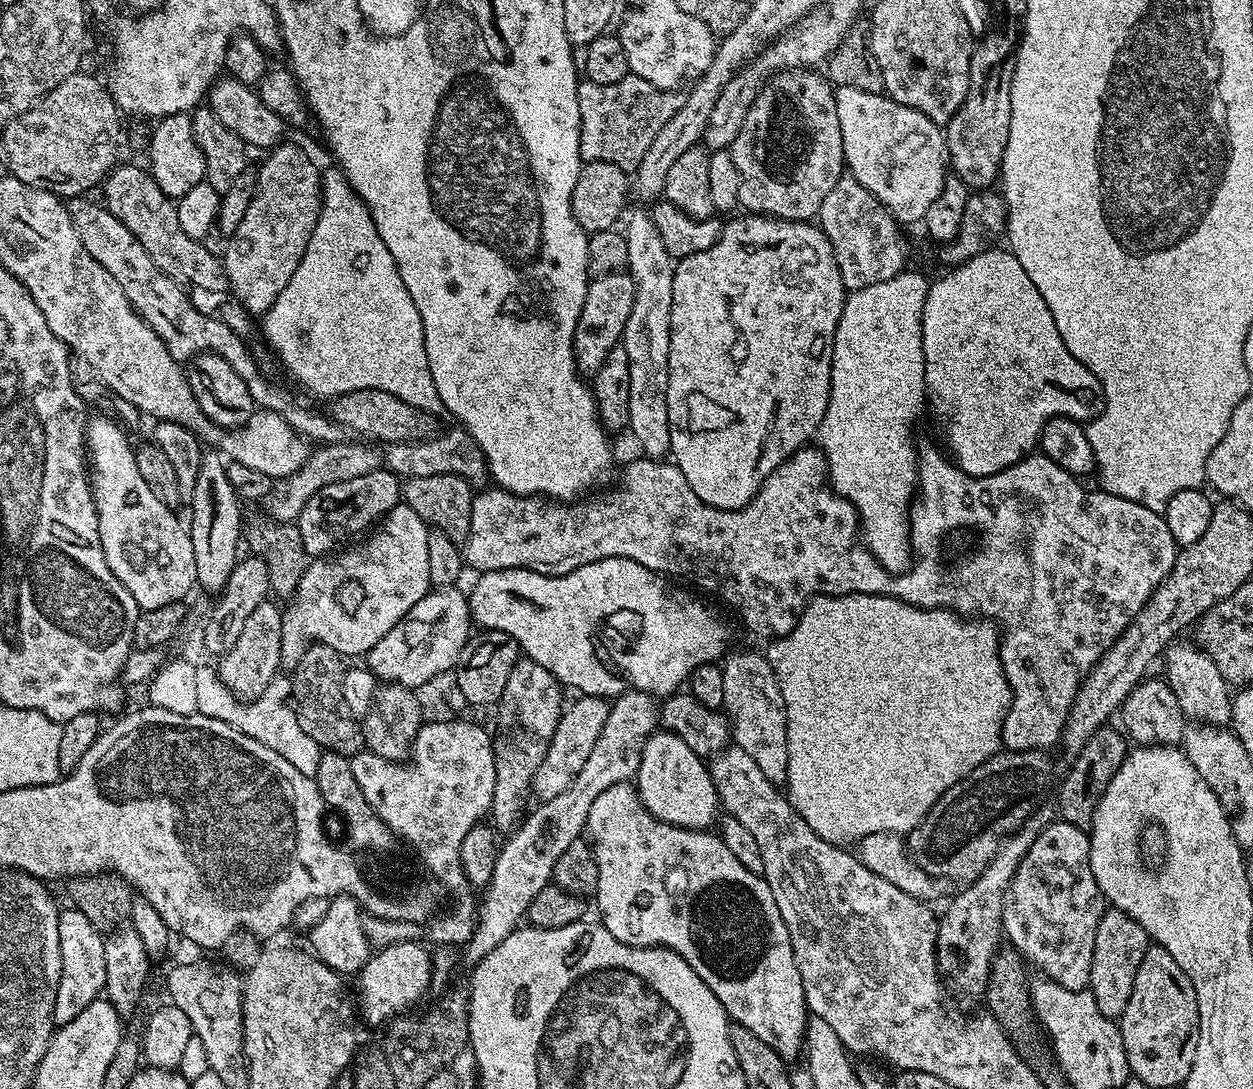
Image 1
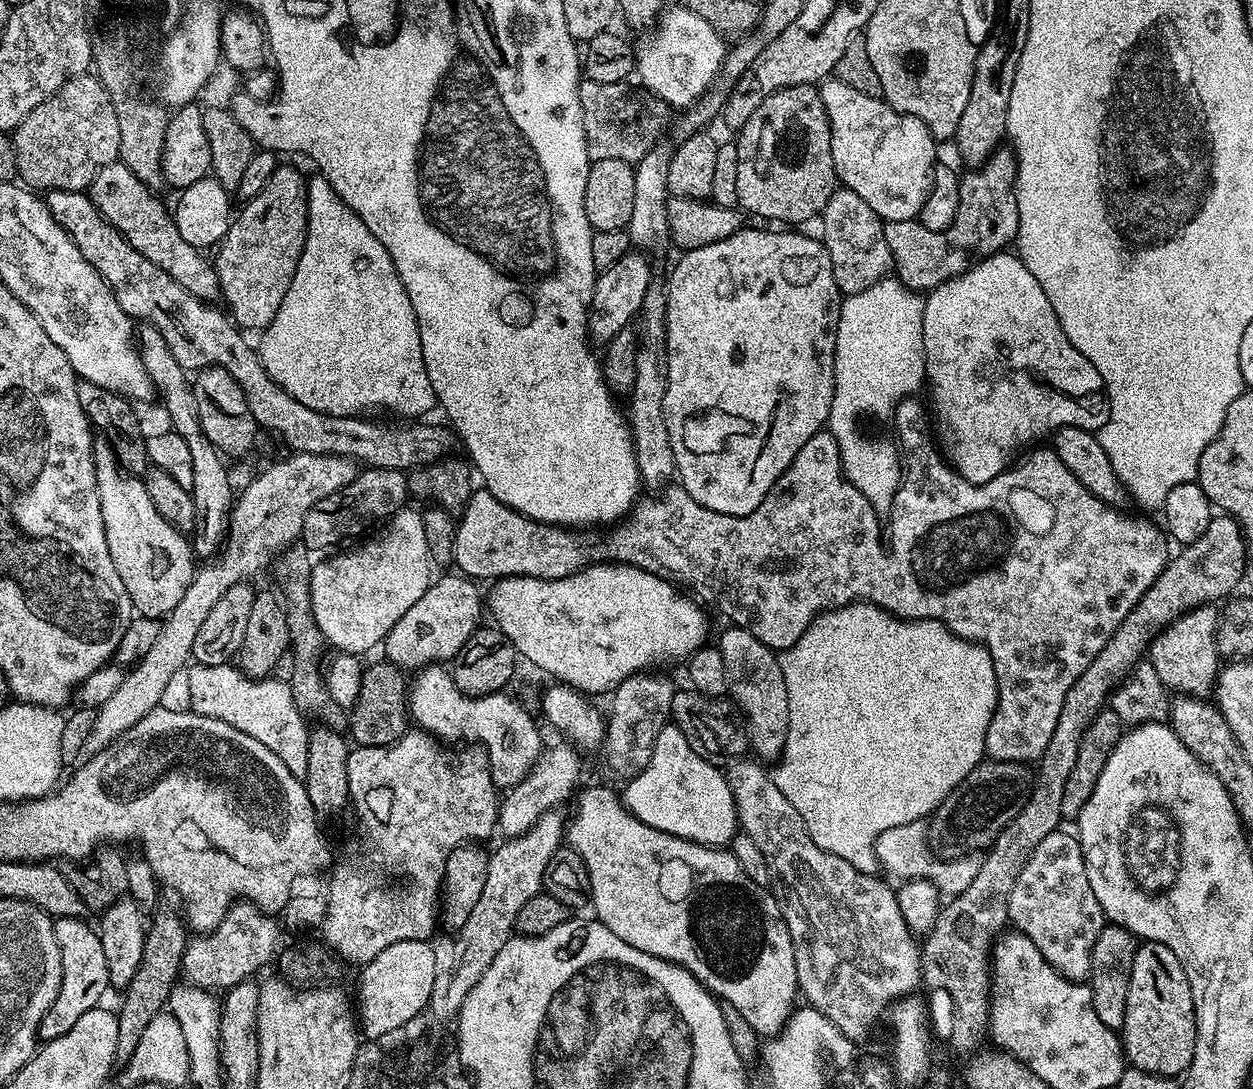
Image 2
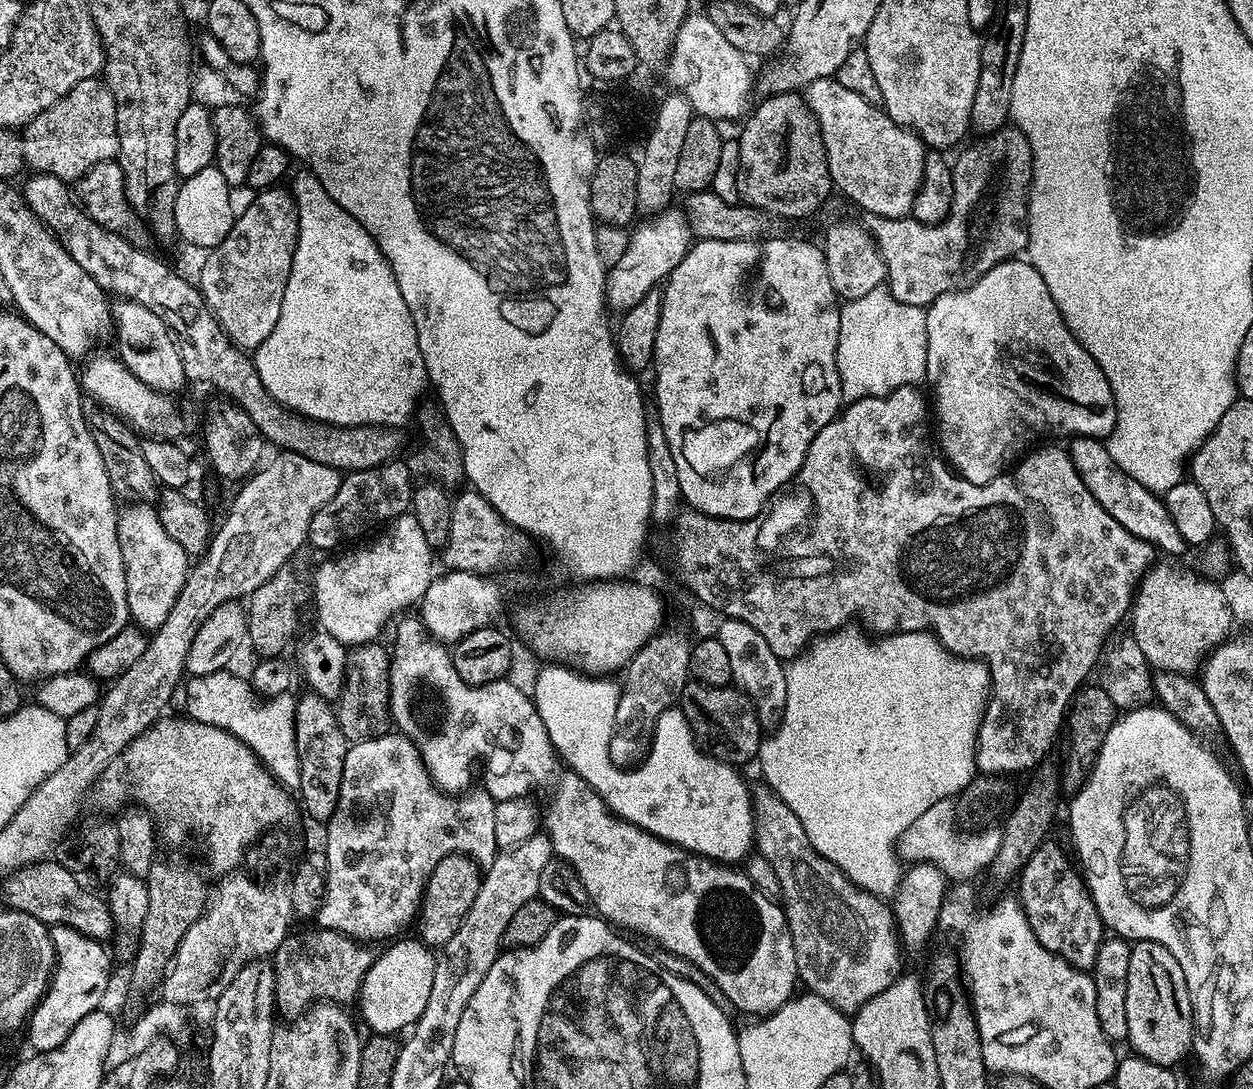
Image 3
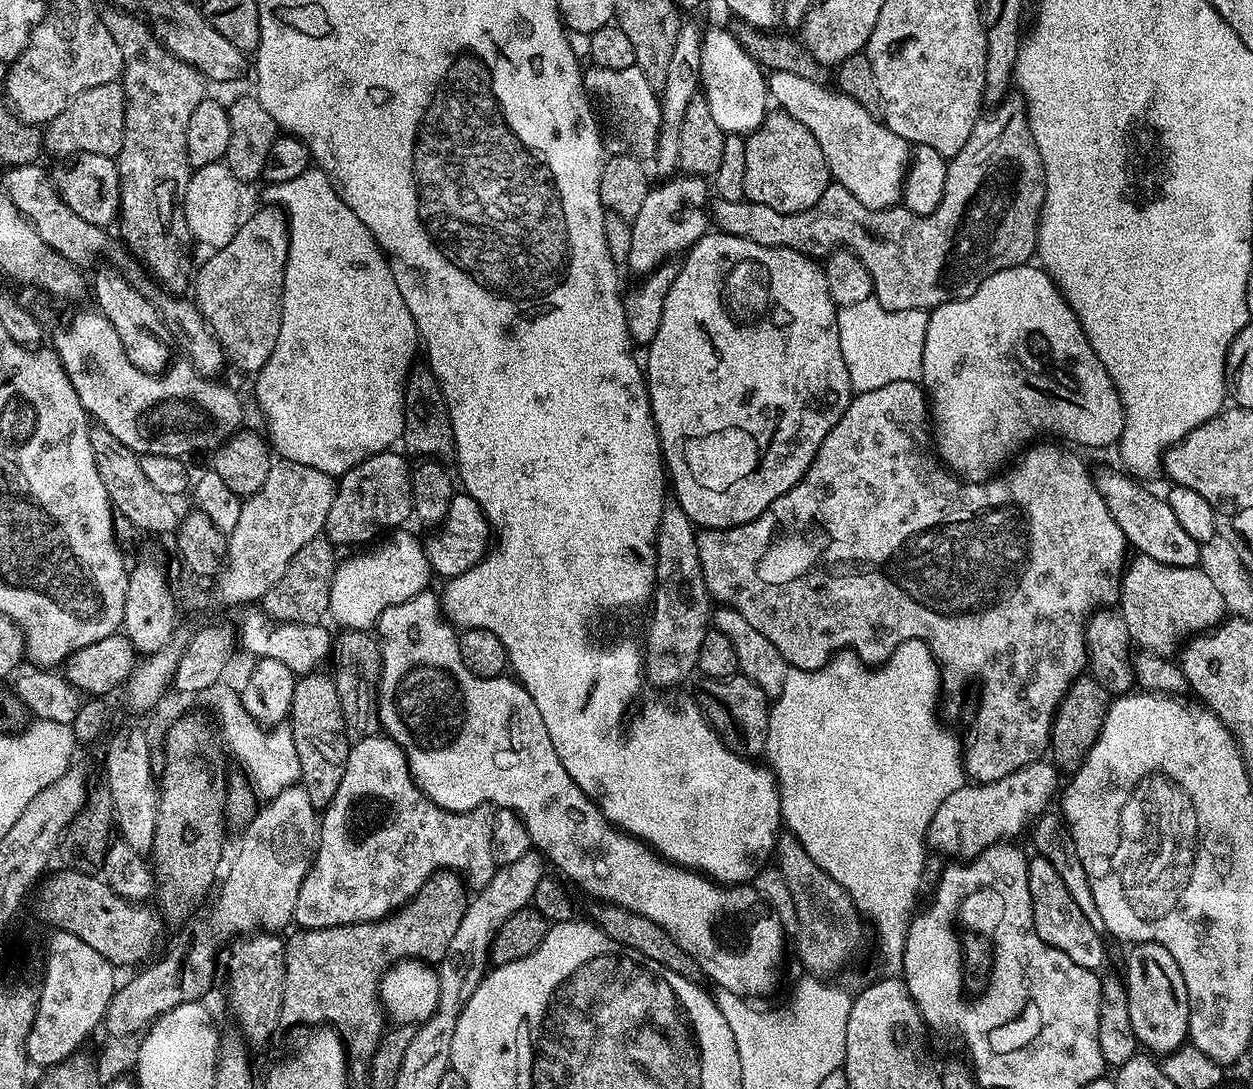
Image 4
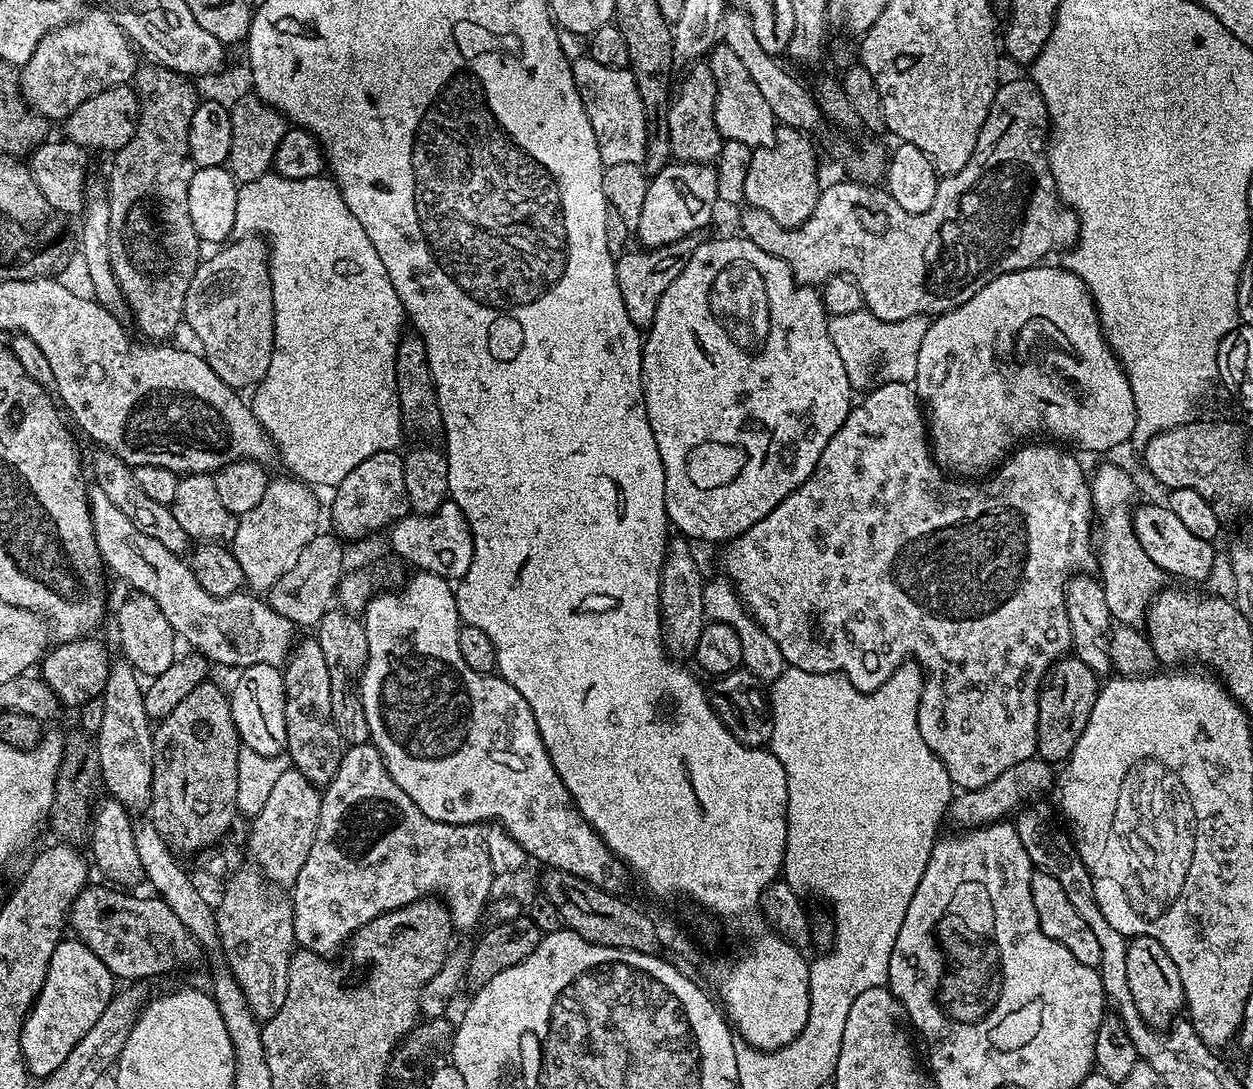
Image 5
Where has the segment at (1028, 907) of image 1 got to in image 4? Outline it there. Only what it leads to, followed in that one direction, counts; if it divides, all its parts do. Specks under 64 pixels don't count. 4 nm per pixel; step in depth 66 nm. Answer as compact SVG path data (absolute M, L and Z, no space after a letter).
M1036 854L1029 859L1028 885L1038 938L1042 938L1042 942L1070 954L1070 958L1074 958L1074 962L1078 962L1078 966L1100 970L1104 964L1105 937L1094 926L1090 926L1090 922L1082 914L1078 902L1074 902L1074 898L1070 898L1070 890L1066 890L1066 882L1062 882L1058 870L1054 870L1054 866L1050 866L1050 862L1044 856Z

